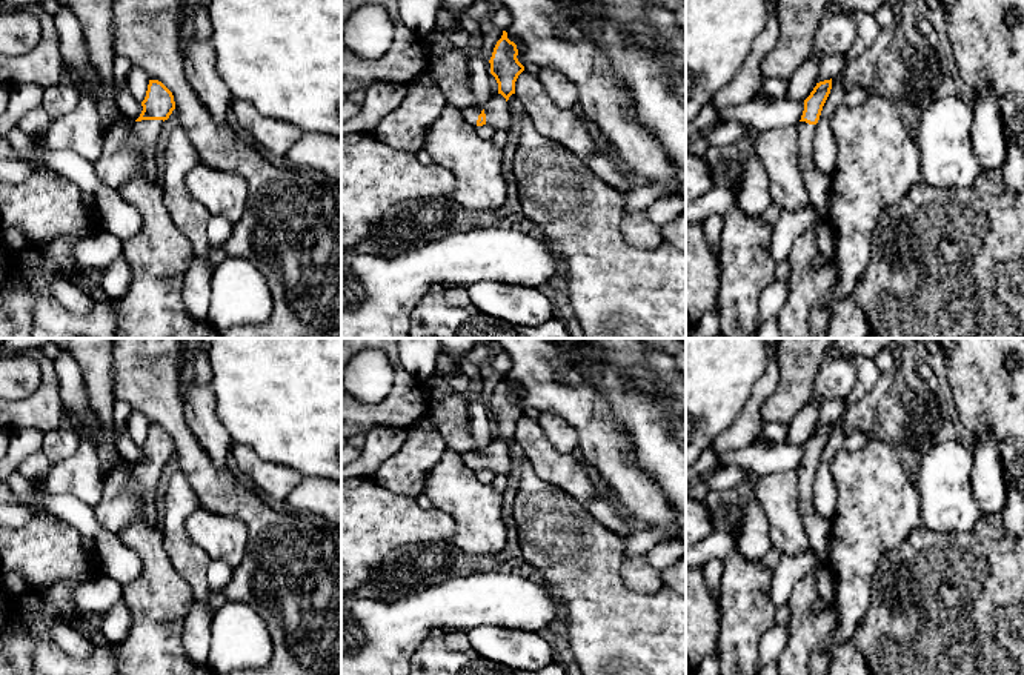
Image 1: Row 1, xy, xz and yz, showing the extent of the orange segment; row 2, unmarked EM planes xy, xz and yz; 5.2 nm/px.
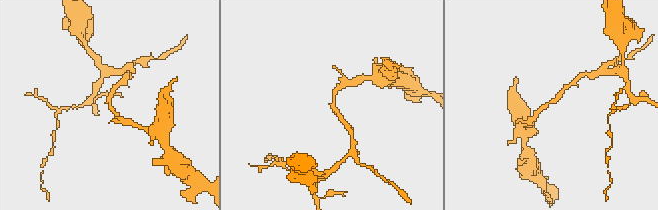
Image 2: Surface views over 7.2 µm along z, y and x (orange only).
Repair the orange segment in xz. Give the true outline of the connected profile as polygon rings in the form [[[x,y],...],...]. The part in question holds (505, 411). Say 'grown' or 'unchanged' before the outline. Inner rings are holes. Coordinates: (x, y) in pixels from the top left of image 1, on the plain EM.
grown; [[[503,375],[501,383],[497,386],[490,407],[490,418],[498,427],[498,437],[492,440],[483,451],[464,452],[463,461],[472,471],[490,469],[495,475],[507,475],[512,469],[507,444],[515,438],[515,426],[524,415],[524,411],[517,403],[518,394],[514,386],[507,383]]]

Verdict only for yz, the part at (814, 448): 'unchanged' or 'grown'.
grown

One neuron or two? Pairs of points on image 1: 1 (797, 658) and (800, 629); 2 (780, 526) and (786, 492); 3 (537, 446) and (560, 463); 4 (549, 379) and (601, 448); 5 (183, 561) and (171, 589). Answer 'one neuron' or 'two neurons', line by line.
1: one neuron
2: one neuron
3: one neuron
4: one neuron
5: two neurons

